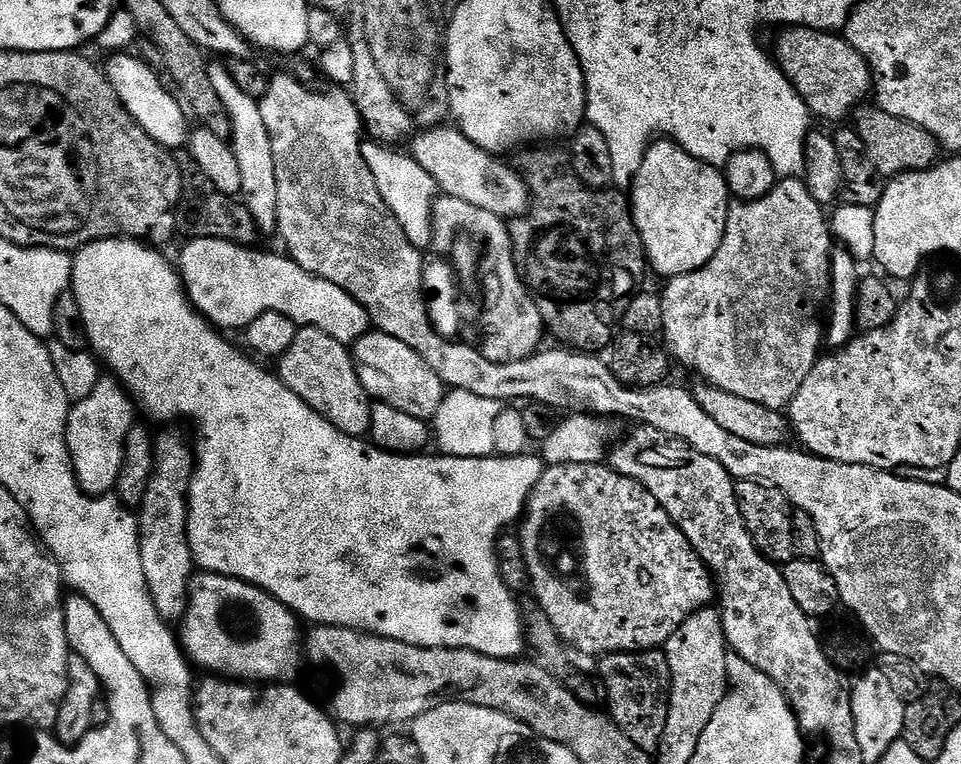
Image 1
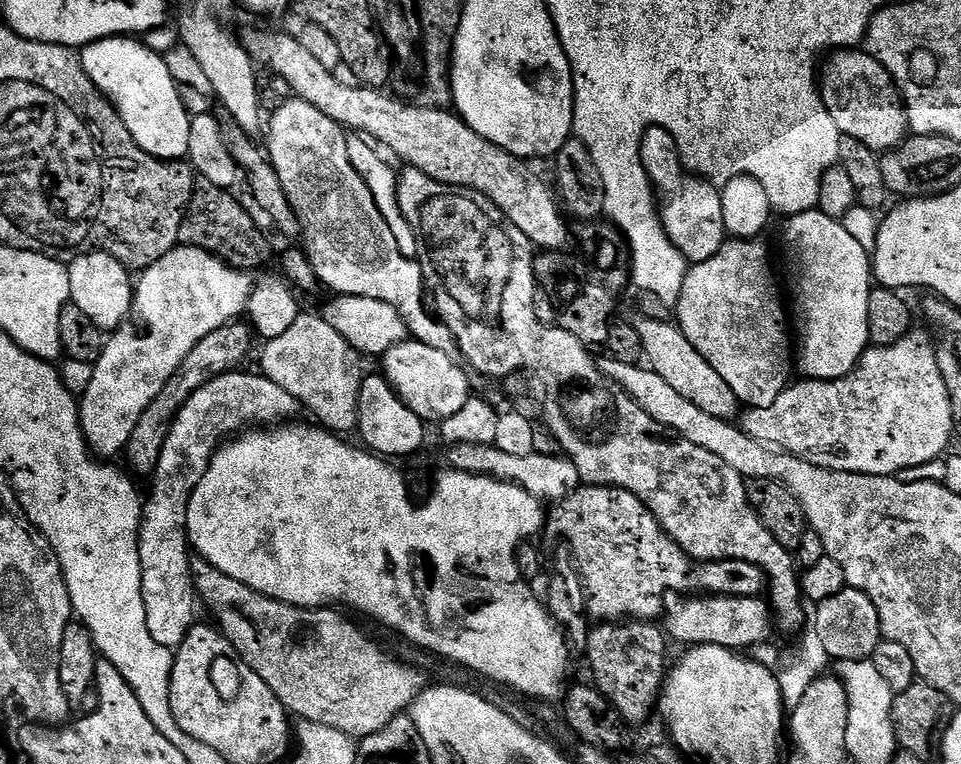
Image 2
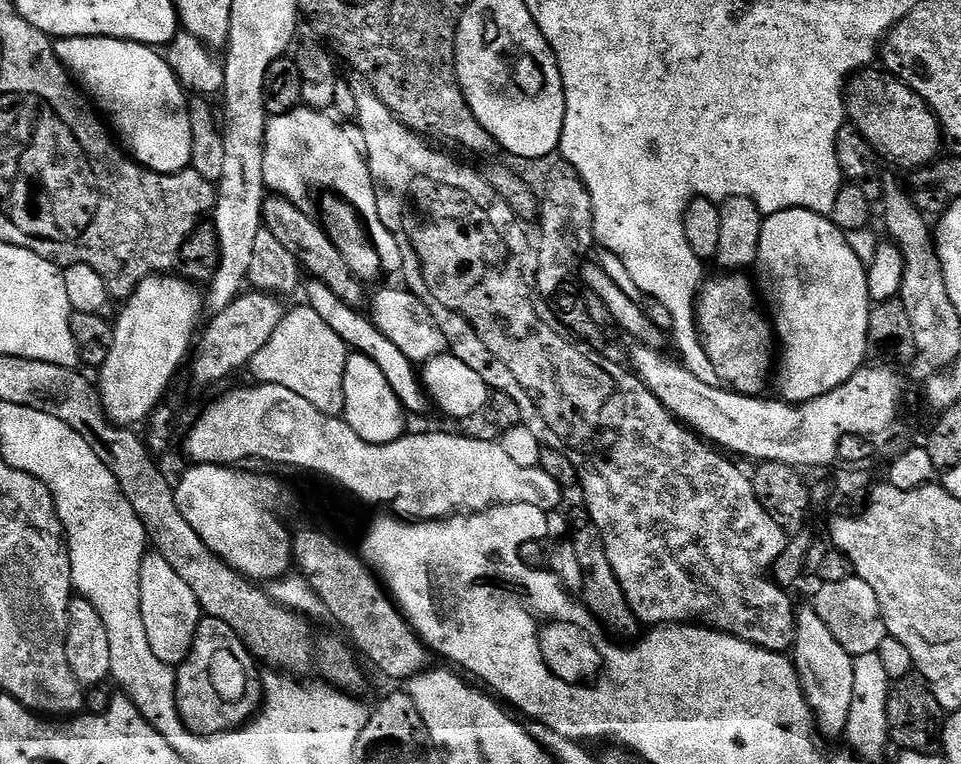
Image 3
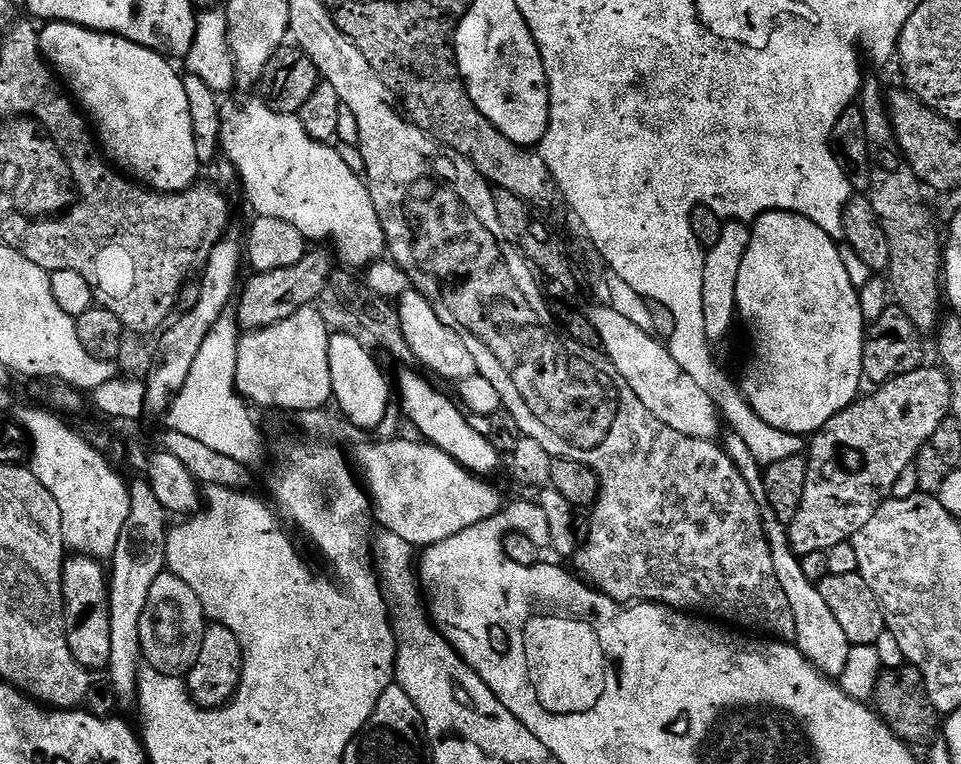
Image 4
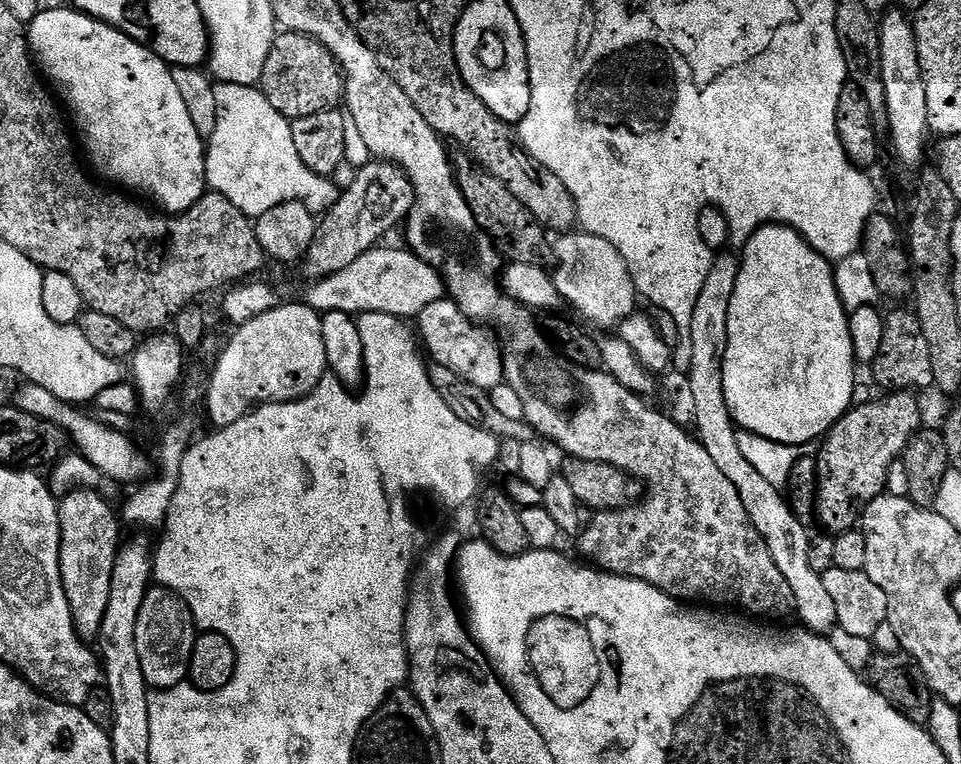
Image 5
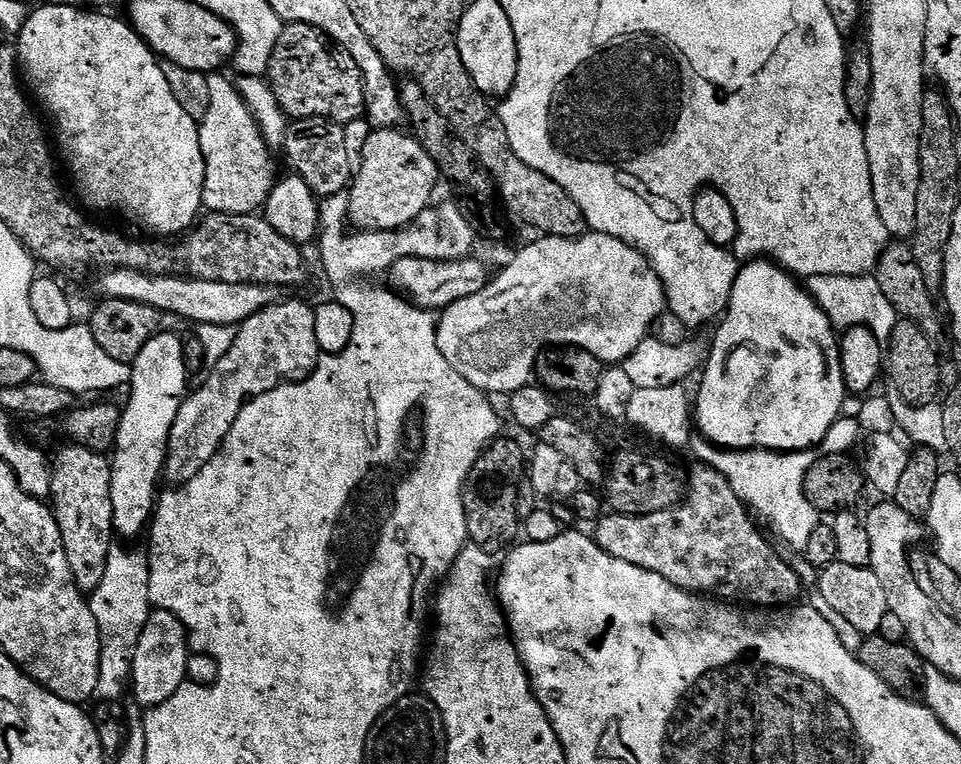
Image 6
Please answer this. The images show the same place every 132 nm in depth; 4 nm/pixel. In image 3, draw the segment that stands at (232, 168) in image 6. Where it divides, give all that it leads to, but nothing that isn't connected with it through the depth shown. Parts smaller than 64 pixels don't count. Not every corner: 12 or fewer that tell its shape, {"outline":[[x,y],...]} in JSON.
{"outline":[[328,114],[271,117],[265,189],[293,202],[341,196],[385,273],[402,246],[378,218],[361,145]]}

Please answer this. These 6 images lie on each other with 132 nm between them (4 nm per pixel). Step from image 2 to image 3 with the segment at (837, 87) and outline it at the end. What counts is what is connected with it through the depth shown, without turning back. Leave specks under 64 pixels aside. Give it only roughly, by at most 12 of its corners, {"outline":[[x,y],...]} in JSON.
{"outline":[[869,66],[846,116],[877,157],[915,170],[941,159],[940,119],[910,86]]}

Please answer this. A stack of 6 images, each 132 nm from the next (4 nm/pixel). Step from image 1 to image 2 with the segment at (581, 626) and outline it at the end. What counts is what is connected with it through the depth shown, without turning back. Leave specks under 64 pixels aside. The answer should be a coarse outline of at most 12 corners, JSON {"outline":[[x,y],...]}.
{"outline":[[630,490],[555,505],[600,622],[664,614],[670,592],[756,598],[745,560],[697,562]]}

